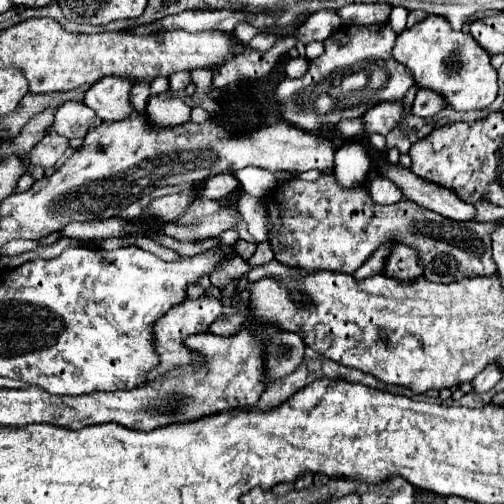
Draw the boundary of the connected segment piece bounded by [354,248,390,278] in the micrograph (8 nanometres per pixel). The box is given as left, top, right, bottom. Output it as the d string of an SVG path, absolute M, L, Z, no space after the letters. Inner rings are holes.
M380 248L380 250L376 250L376 252L354 272L354 276L356 276L356 278L364 278L364 276L380 274L382 268L384 268L384 260L386 260L388 254L390 254L390 248Z

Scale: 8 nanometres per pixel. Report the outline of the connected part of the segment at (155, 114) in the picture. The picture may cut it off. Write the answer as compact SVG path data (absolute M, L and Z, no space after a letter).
M150 96L146 106L146 118L154 128L170 128L190 120L190 106L180 98Z

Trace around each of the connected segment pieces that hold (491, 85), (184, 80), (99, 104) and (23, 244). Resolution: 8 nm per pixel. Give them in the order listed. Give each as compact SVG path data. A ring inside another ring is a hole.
M428 16L426 20L398 34L392 52L394 60L412 72L422 90L438 92L438 96L446 100L446 106L454 108L456 112L484 110L498 96L498 80L496 70L490 64L490 56L470 34L452 30L442 16Z
M178 72L178 74L172 74L170 78L170 90L182 90L190 84L190 72Z
M106 76L84 94L84 104L92 108L102 120L122 120L132 112L132 106L128 102L130 90L130 80Z
M14 240L14 242L10 242L10 244L6 244L4 246L4 250L2 250L2 254L4 256L12 256L12 254L20 254L20 252L26 252L26 250L34 250L34 248L40 248L42 244L36 240Z

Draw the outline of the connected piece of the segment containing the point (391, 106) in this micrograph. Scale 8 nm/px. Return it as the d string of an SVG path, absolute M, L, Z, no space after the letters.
M382 102L372 106L364 114L364 136L382 134L388 136L390 130L394 130L402 122L402 102Z

